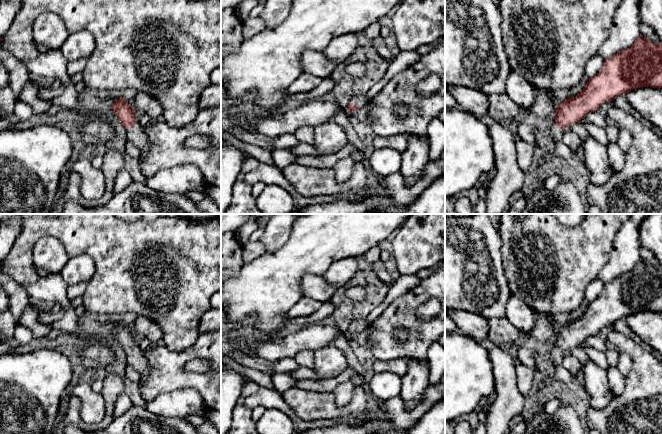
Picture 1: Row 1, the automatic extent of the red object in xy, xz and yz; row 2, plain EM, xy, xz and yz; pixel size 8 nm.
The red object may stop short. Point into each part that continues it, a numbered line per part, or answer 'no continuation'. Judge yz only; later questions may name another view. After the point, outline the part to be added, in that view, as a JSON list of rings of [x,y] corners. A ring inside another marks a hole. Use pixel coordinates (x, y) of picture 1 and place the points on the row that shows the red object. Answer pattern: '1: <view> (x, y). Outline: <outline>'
1: yz (557, 133). Outline: [[[554,125],[552,127],[552,136],[556,144],[561,141],[562,135],[563,130],[560,129],[558,126]]]

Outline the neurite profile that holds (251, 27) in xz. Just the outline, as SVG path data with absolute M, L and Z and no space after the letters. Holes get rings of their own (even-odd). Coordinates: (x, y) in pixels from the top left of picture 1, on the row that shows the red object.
M259 16L255 18L248 17L242 20L242 34L244 39L254 37L265 29L265 22Z

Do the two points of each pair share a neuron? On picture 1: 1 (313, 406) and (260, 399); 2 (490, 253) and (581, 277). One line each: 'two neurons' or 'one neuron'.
1: two neurons
2: two neurons

